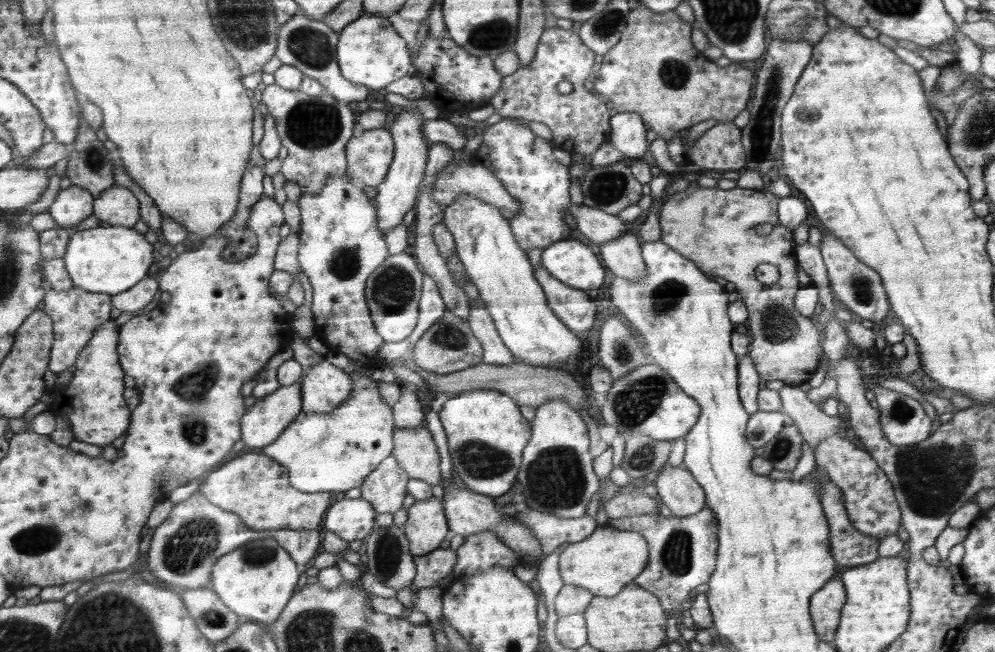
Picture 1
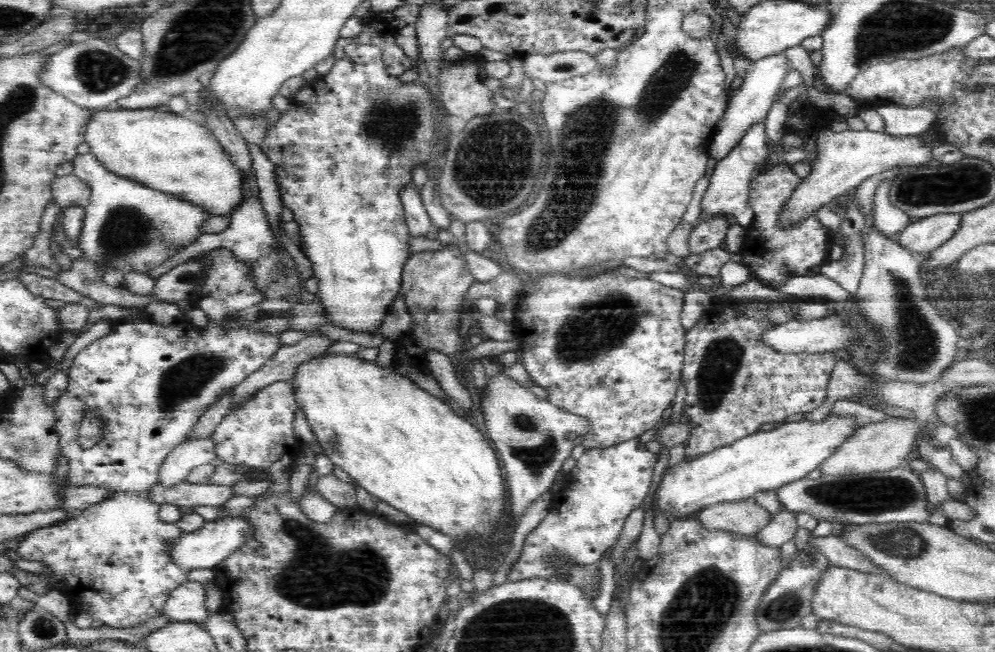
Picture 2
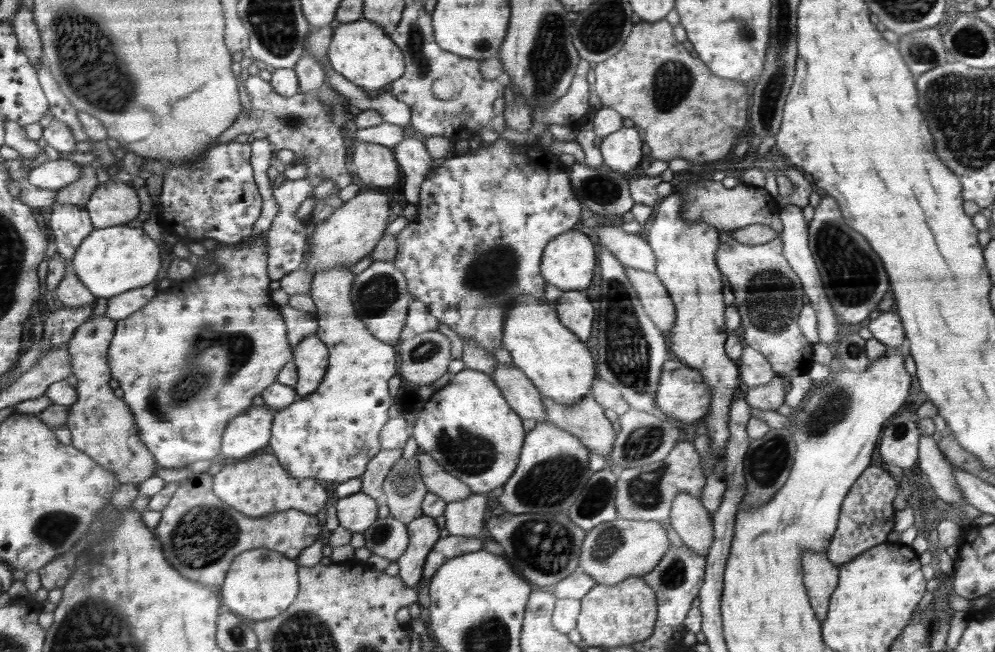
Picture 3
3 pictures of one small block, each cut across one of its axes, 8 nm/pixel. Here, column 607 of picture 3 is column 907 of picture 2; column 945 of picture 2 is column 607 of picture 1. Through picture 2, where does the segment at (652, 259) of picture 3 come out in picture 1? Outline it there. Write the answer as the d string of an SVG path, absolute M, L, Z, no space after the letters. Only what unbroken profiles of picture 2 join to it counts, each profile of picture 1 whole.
M572 204L570 210L578 223L578 232L584 236L587 242L592 242L595 246L612 242L612 240L620 238L622 232L634 228L617 216L590 208L586 204Z

